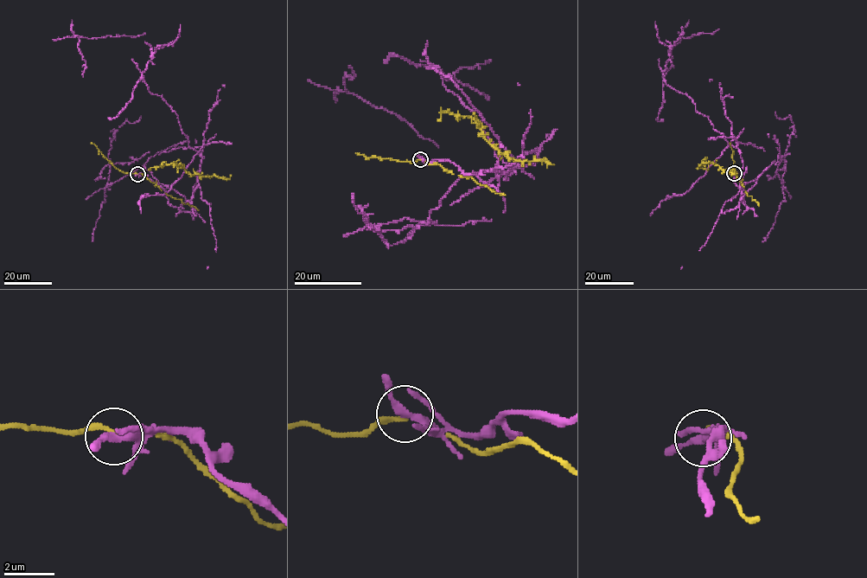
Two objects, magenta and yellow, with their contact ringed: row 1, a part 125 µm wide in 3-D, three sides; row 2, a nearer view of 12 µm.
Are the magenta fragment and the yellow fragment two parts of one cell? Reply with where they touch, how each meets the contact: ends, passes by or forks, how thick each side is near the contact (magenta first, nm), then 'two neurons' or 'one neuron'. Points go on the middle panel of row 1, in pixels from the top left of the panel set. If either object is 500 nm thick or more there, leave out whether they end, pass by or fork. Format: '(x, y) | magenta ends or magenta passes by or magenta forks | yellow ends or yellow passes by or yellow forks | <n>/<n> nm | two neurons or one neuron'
(420, 159) | magenta passes by | yellow ends | 280/200 nm | two neurons

